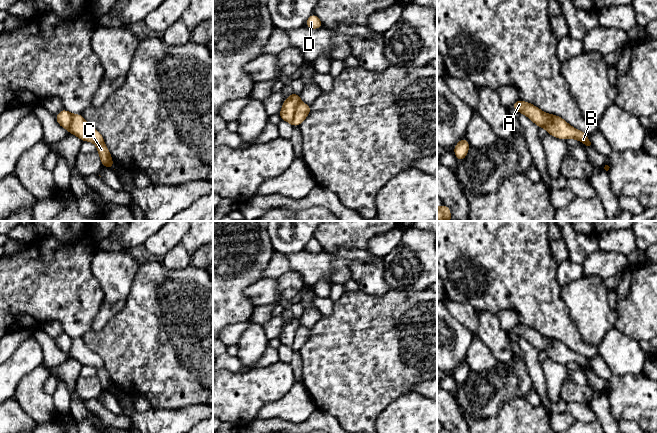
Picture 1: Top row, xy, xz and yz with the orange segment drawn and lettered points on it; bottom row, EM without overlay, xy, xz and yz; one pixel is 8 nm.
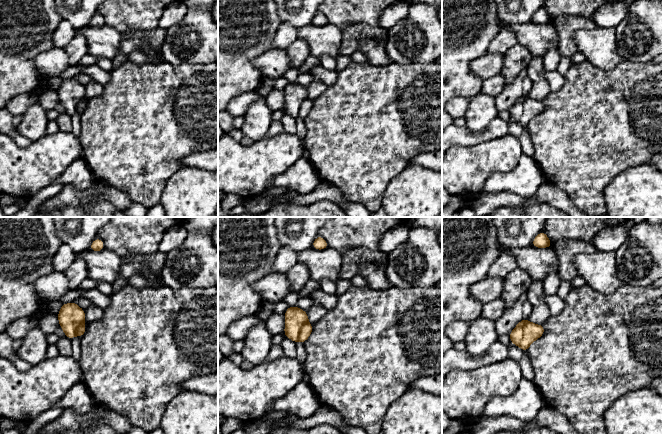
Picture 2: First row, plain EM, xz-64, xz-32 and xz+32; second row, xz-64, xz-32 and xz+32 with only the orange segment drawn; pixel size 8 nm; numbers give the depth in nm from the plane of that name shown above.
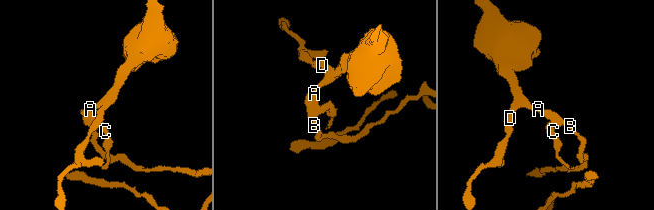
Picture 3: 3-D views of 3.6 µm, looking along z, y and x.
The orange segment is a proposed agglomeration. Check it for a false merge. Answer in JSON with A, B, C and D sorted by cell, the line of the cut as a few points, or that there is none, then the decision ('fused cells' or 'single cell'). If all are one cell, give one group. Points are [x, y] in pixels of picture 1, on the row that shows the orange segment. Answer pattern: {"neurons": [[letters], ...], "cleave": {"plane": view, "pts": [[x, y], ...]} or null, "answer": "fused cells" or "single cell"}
{"neurons": [["A", "D"], ["B", "C"]], "cleave": {"plane": "xz", "pts": [[300, 101], [295, 108], [291, 123]]}, "answer": "fused cells"}

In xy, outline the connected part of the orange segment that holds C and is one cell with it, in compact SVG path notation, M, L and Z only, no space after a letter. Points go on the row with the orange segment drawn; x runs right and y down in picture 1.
M73 114L69 133L77 136L82 142L89 141L97 146L97 153L102 162L102 168L114 169L112 156L104 142L101 133L90 126L82 114Z

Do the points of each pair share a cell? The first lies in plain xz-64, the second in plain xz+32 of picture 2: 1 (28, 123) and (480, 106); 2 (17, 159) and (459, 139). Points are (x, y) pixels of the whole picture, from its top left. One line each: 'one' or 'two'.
1: one
2: two

